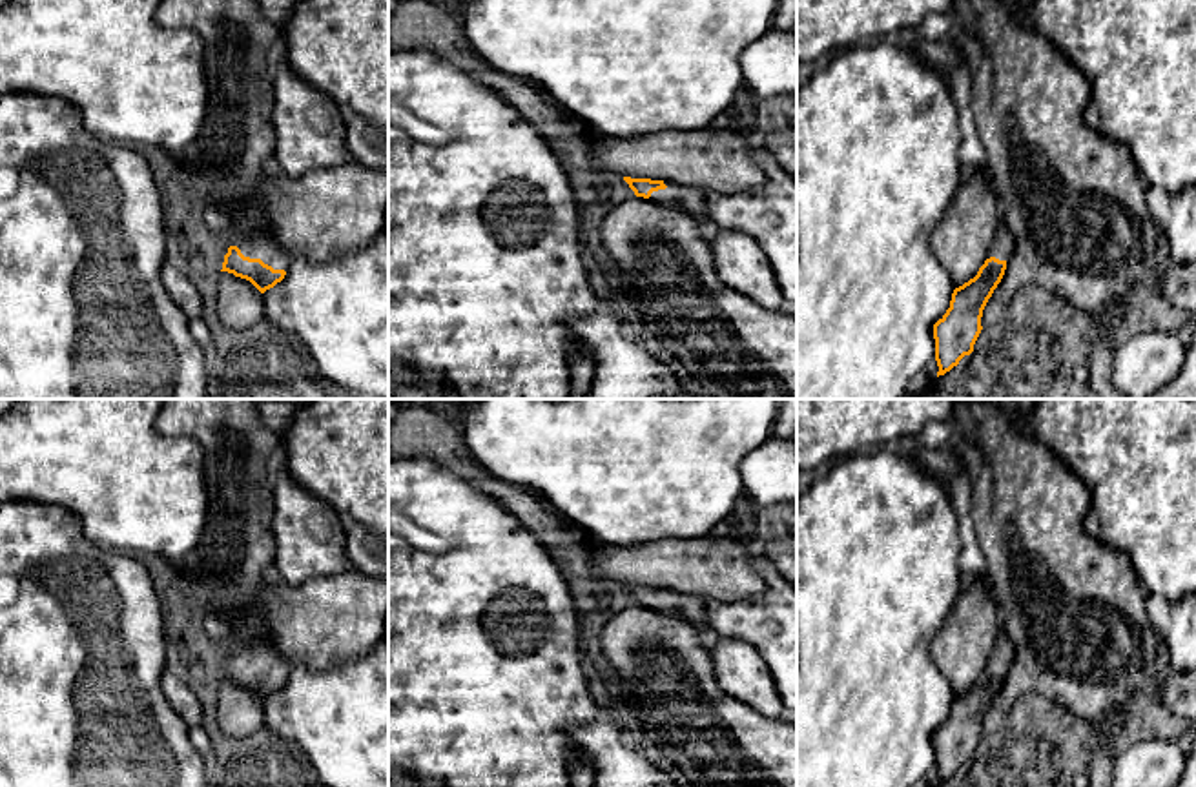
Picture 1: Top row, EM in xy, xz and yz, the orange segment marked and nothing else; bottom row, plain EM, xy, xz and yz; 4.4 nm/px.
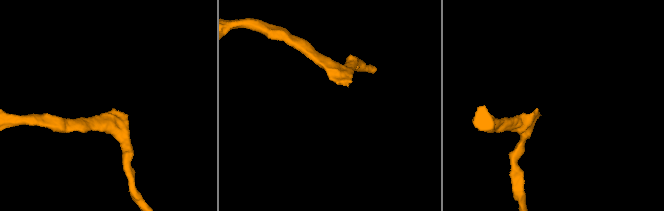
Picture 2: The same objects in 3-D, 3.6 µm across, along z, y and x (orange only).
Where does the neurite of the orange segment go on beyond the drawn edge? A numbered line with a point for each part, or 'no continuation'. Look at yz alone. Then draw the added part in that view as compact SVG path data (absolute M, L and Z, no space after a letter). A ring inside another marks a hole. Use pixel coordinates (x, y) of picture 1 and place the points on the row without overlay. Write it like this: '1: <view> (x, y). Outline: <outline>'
1: yz (1003, 653). Outline: M999 629L995 647L988 659L988 667L995 665L999 669L1008 670L1014 658L1016 658L1016 647L1014 647L1012 639L1008 638L1008 634L1003 629Z

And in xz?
1: xz (691, 609). Outline: M664 590L667 596L653 599L649 608L678 616L696 630L709 629L706 623L706 601L675 590Z

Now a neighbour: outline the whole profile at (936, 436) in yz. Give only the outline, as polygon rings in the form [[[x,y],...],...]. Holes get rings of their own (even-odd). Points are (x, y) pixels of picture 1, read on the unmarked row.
[[[930,423],[917,435],[904,435],[895,443],[897,452],[910,455],[919,448],[948,448],[952,426],[948,423]]]

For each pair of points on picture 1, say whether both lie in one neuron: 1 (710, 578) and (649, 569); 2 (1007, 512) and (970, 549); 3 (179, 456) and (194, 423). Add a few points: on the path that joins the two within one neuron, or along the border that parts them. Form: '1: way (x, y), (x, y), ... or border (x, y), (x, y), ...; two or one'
1: way (695, 569), (664, 569); one
2: border (969, 500), (970, 523), (987, 565), (985, 580); two
3: border (155, 418), (159, 432), (201, 447), (203, 476); two

